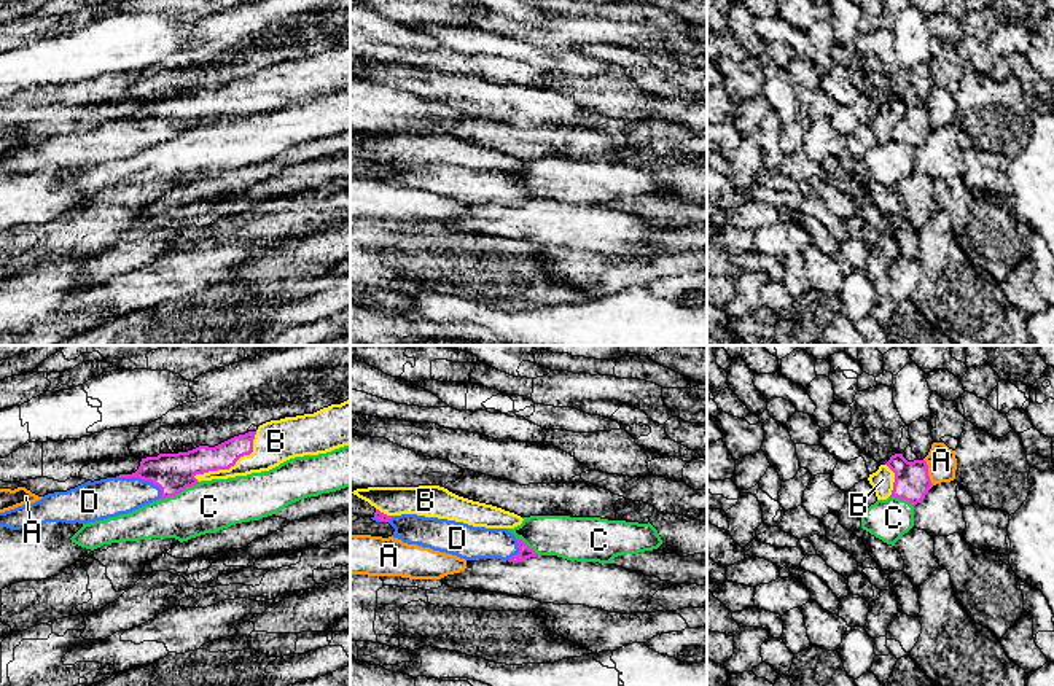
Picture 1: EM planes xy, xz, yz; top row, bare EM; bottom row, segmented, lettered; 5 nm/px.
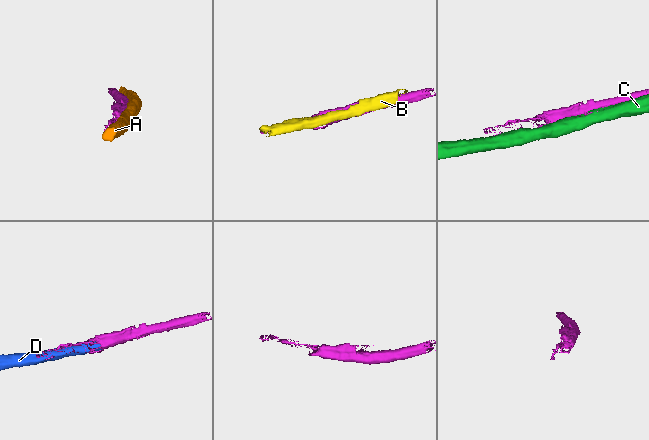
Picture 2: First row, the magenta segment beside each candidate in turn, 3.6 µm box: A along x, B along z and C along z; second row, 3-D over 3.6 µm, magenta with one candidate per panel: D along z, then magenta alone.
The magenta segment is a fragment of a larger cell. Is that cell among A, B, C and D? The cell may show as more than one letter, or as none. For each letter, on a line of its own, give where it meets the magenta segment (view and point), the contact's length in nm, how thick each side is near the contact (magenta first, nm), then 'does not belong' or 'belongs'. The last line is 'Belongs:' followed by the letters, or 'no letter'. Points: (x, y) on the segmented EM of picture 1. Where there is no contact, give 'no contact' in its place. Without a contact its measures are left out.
A: yz (927, 471) | 140 nm | 180/150 nm | does not belong
B: xy (231, 465) | 400 nm | 150/220 nm | does not belong
C: xy (179, 492) | 220 nm | 200/260 nm | does not belong
D: xy (142, 478) | 260 nm | 200/200 nm | belongs
Belongs: D

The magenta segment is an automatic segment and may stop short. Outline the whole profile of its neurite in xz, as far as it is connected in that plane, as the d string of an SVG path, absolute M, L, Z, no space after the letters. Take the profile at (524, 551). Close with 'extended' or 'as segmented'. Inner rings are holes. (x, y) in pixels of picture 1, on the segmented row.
M379 509L371 519L388 522L395 528L392 536L403 543L430 548L465 560L500 559L517 563L538 555L506 528L473 527L417 514L387 516Z; extended

